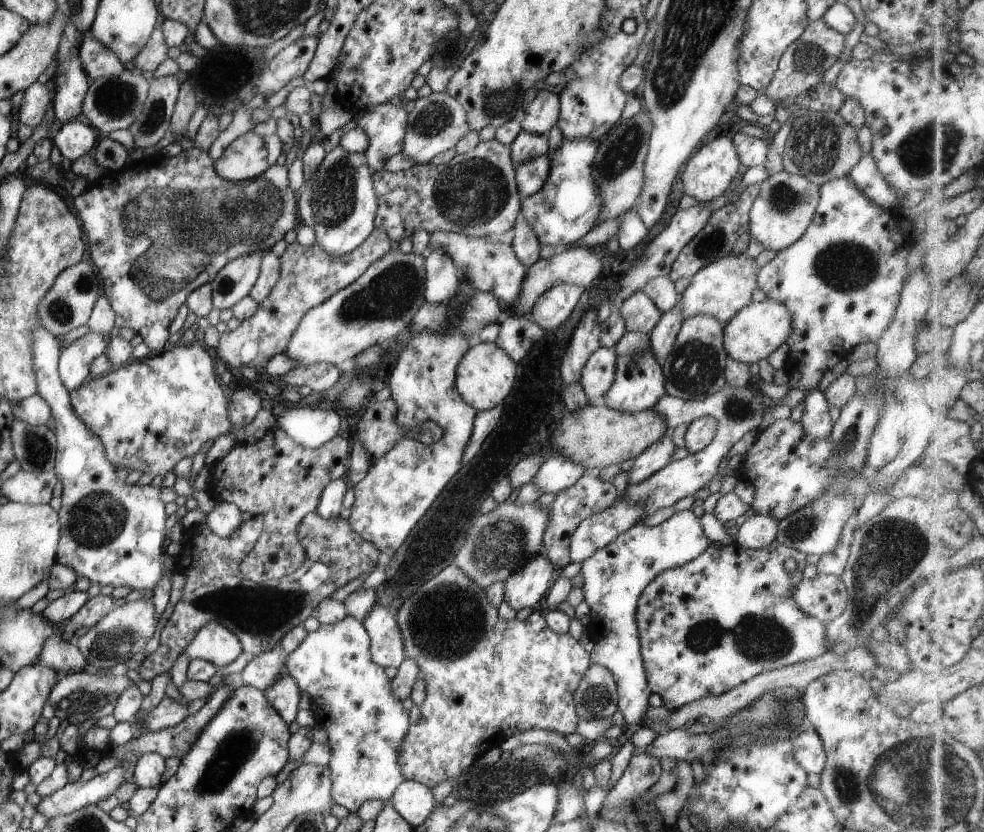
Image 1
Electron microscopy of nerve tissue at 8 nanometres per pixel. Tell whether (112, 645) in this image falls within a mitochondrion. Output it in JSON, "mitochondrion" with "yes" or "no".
{"mitochondrion":"yes"}

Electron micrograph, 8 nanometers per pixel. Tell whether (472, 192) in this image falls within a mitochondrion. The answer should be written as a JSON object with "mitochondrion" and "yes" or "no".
{"mitochondrion":"yes"}

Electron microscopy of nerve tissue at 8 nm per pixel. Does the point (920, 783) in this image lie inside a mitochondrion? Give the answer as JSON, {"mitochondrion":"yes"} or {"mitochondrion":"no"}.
{"mitochondrion":"yes"}

